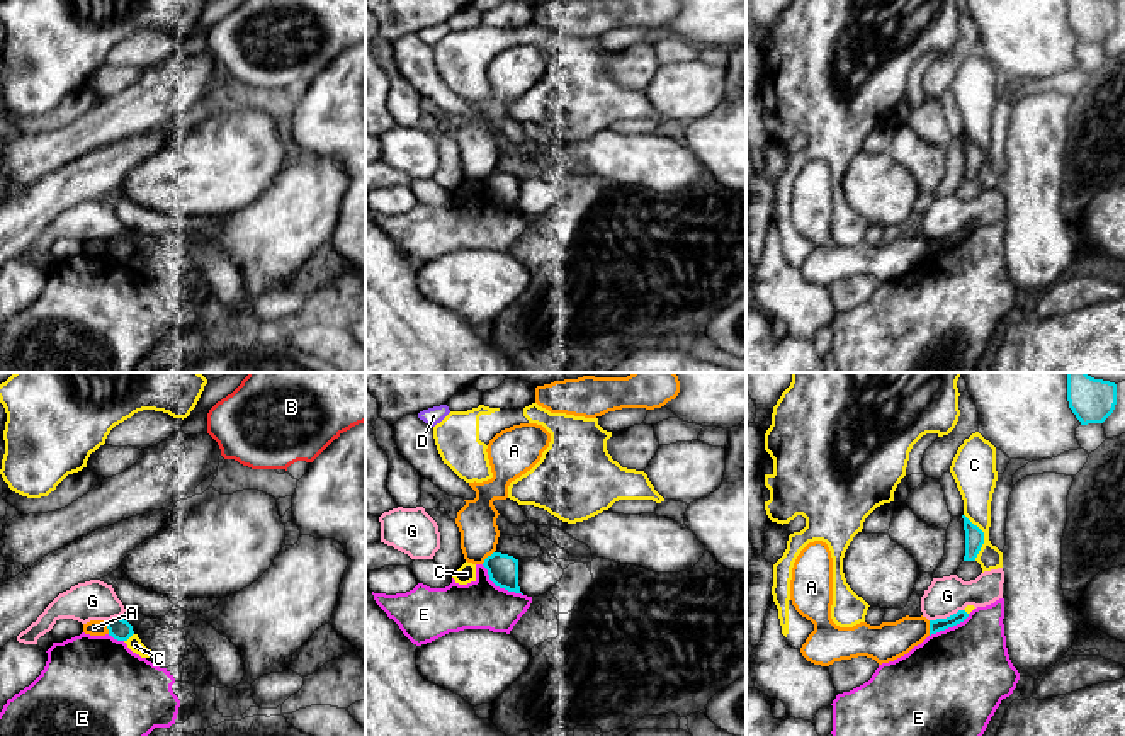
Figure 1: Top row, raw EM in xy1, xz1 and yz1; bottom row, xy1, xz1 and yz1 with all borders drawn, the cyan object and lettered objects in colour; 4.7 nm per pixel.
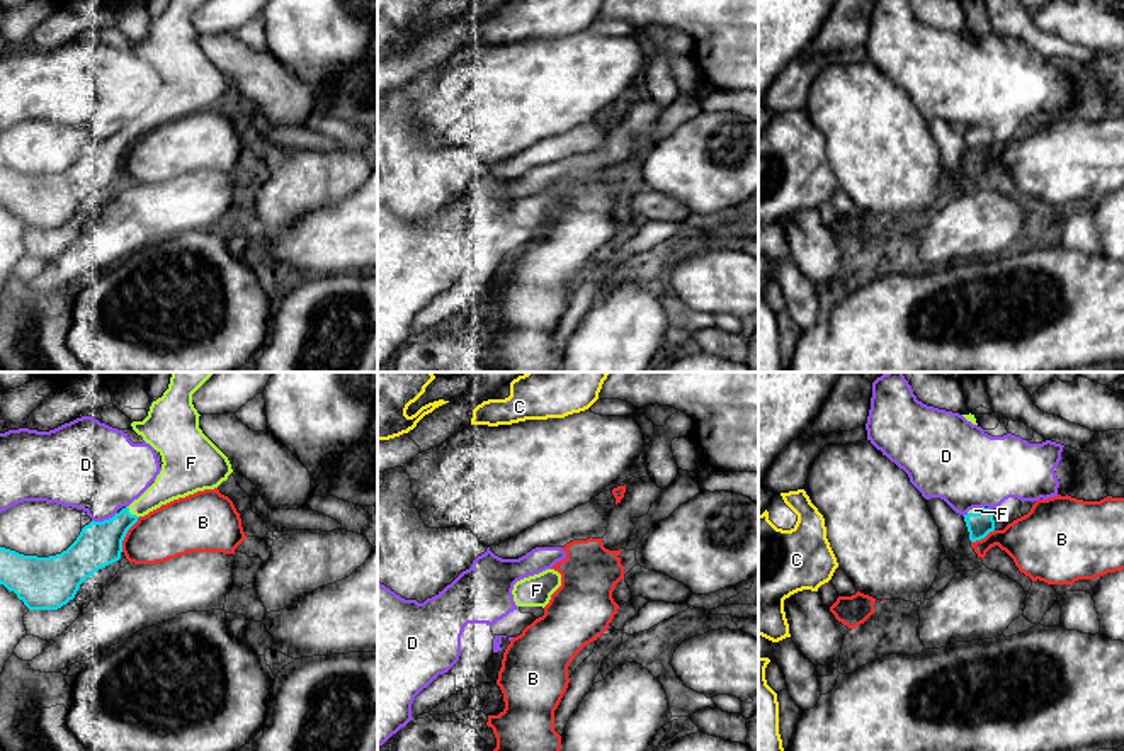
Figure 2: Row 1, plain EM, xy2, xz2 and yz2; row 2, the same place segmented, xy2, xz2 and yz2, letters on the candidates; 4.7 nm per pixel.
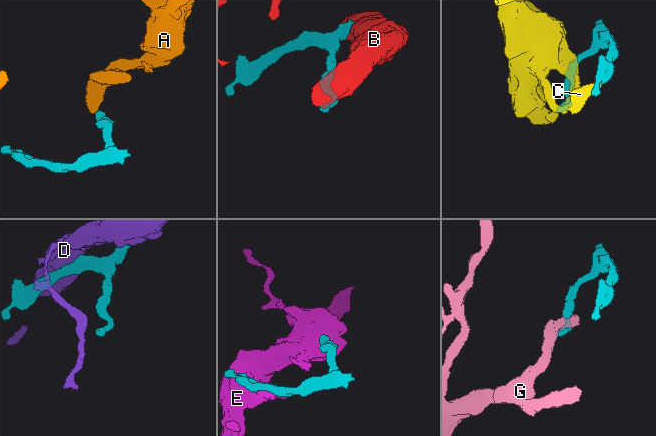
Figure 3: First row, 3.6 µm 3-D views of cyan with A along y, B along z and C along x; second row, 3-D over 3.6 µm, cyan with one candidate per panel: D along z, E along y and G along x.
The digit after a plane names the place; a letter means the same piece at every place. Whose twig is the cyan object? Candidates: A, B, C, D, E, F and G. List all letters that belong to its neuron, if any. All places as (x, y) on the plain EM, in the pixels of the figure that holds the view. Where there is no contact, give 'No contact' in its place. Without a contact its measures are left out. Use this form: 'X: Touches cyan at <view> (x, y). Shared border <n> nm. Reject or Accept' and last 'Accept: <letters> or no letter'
A: Touches cyan at yz1 (930, 247). Shared border 70 nm. Reject
B: Touches cyan at xy2 (126, 152). Shared border 190 nm. Reject
C: Touches cyan at yz1 (983, 157). Shared border 240 nm. Reject
D: Touches cyan at xy2 (104, 140). Shared border 130 nm. Reject
E: Touches cyan at xz1 (500, 206). Shared border 240 nm. Reject
F: Touches cyan at xy2 (130, 133). Shared border 80 nm. Accept
G: Touches cyan at yz1 (947, 237). Shared border 170 nm. Reject
Accept: F

